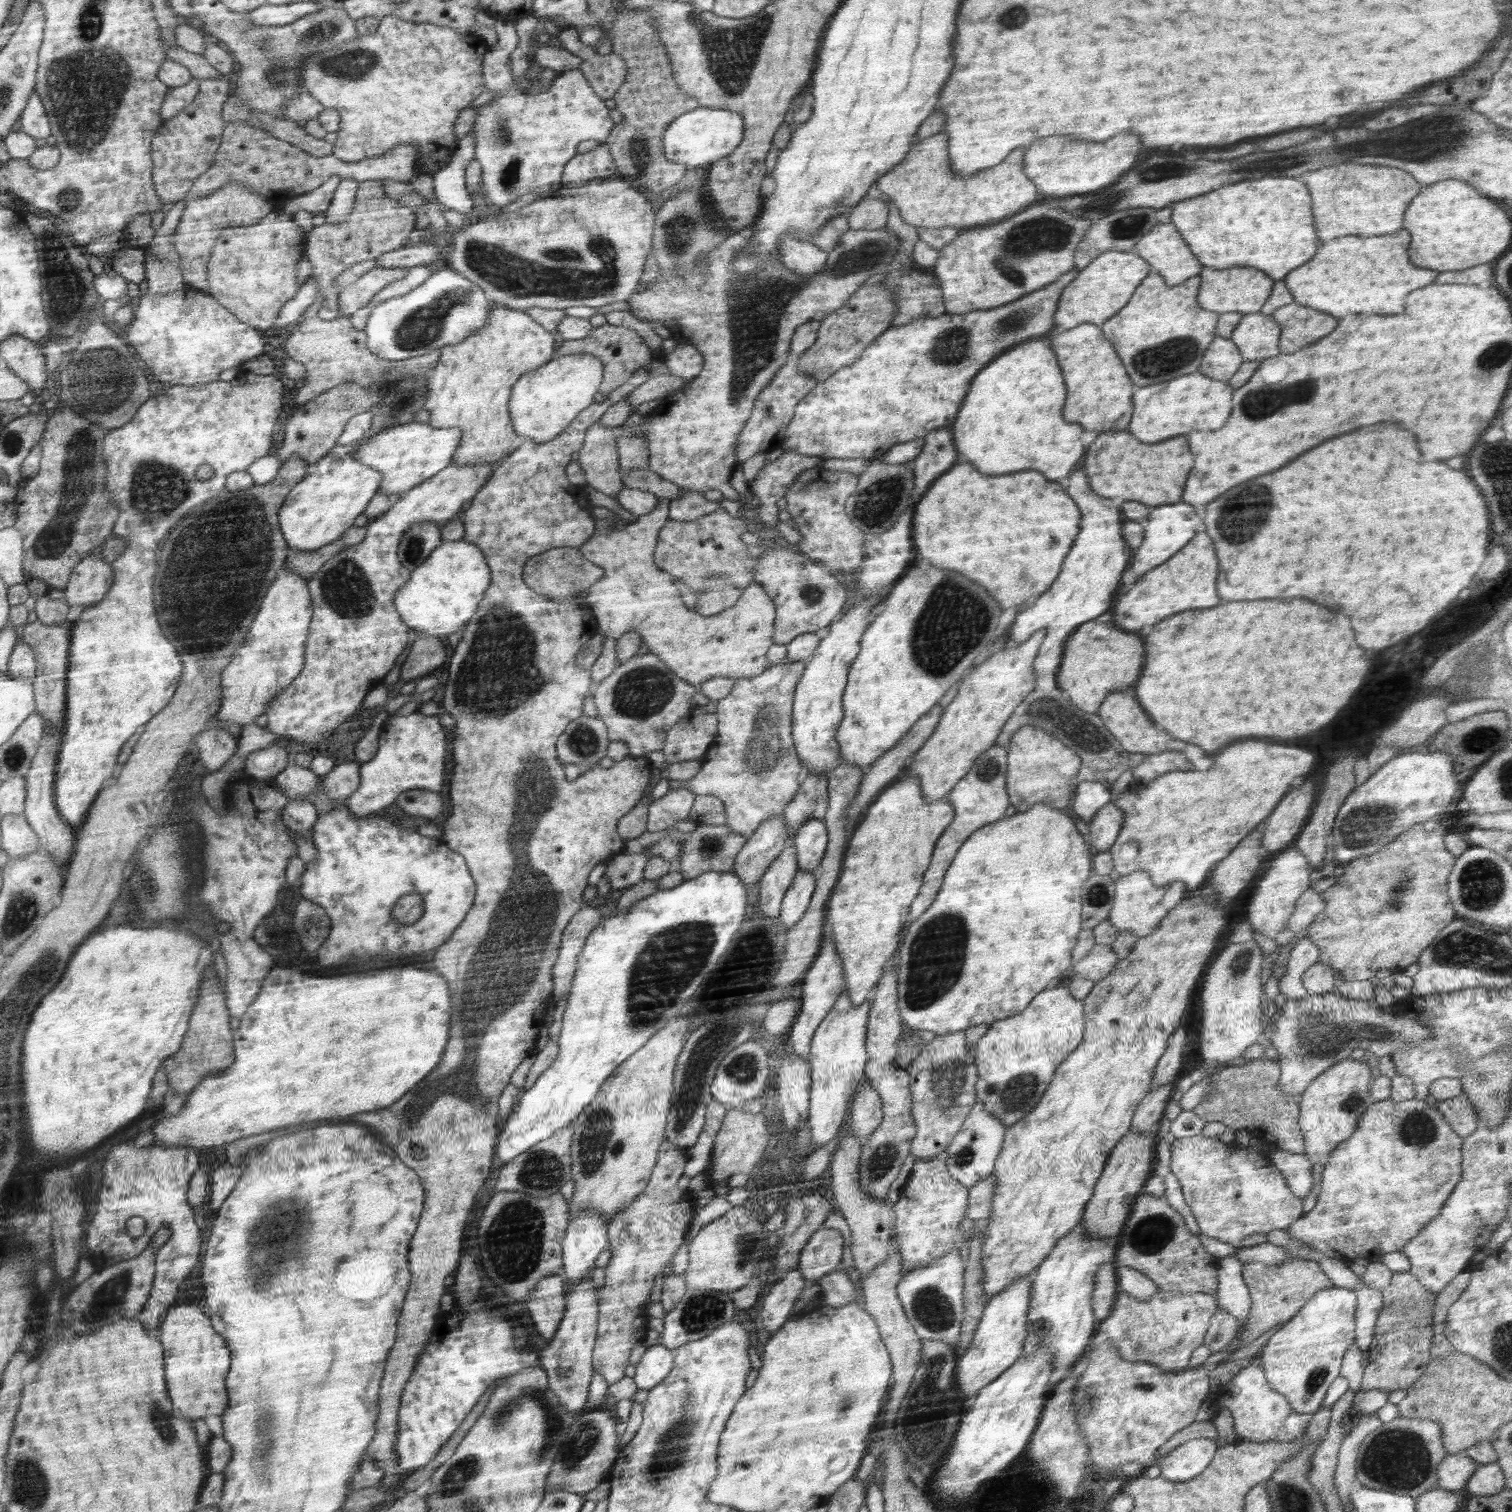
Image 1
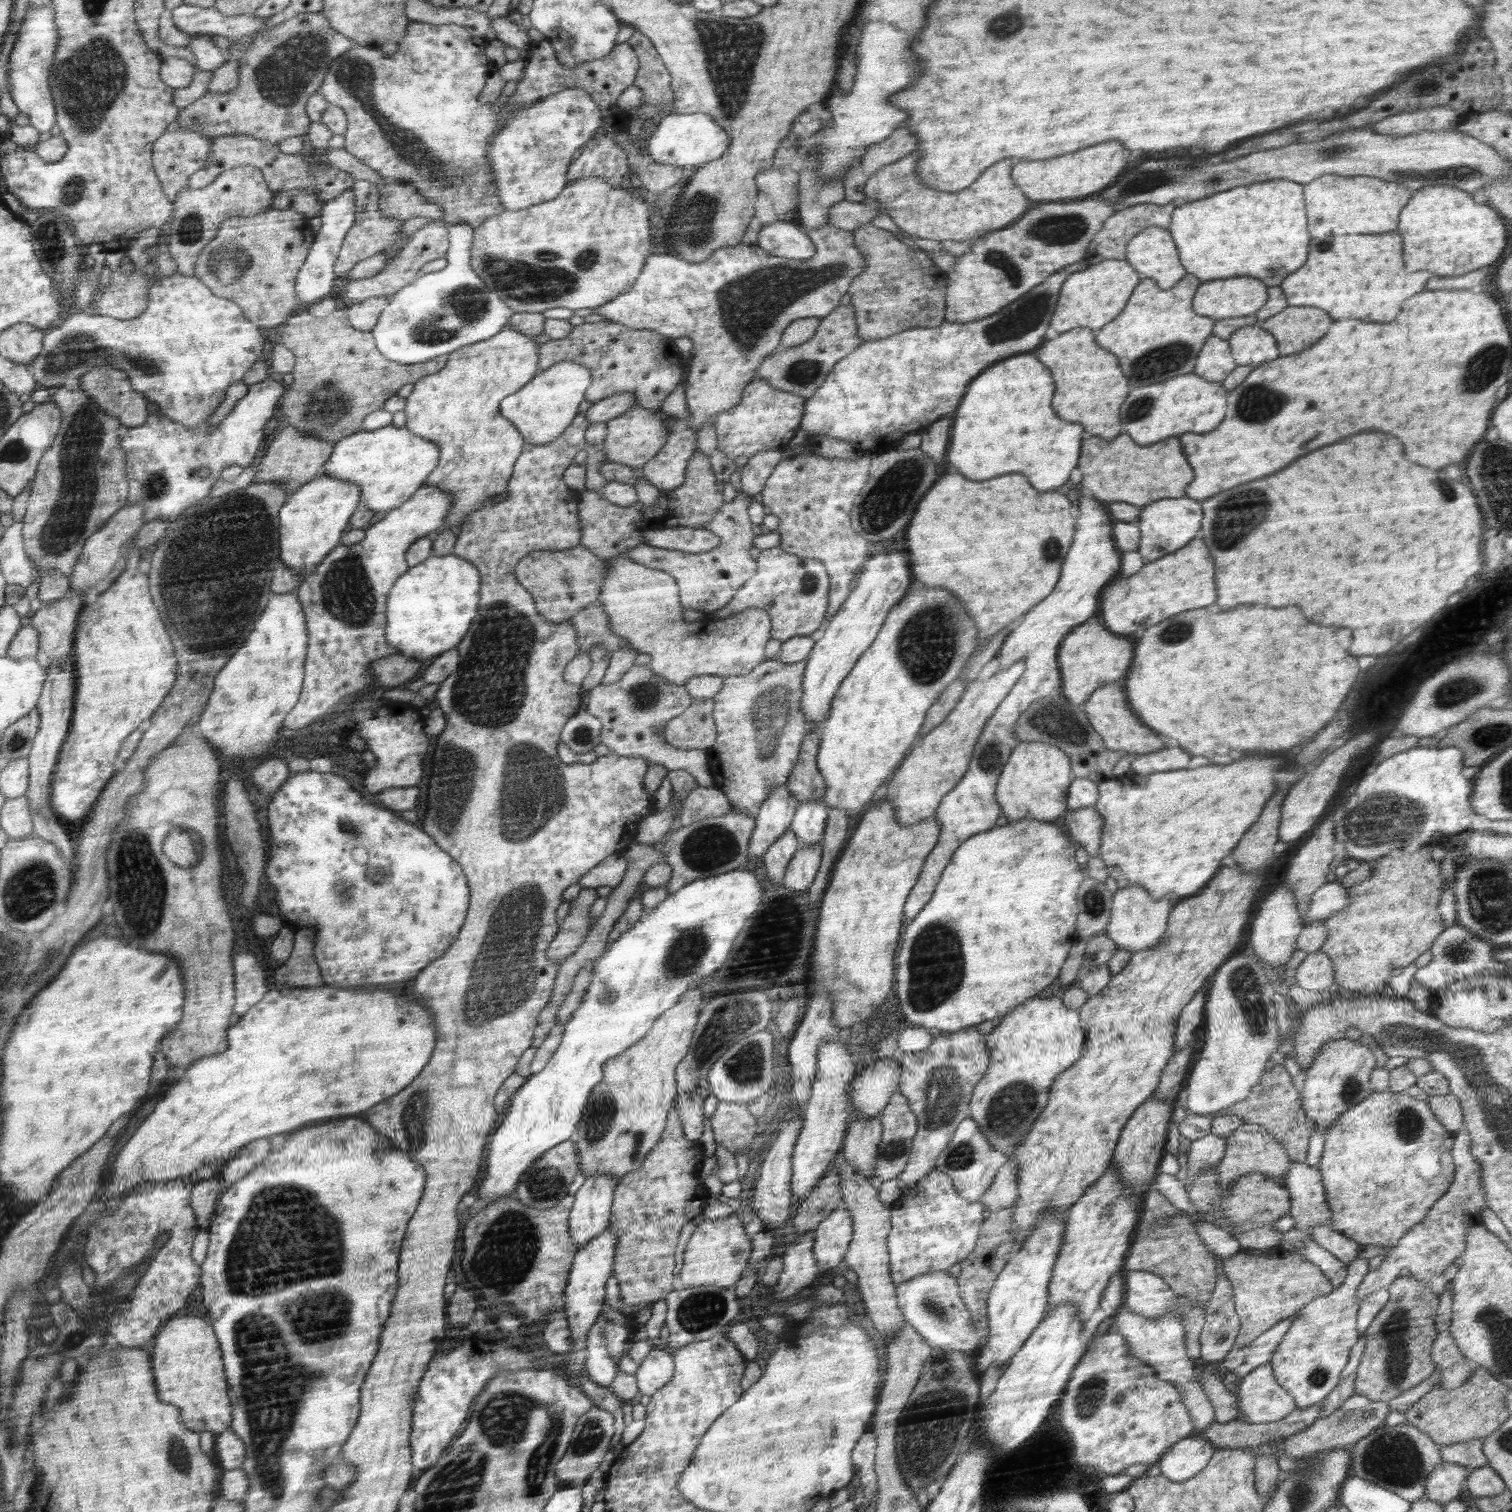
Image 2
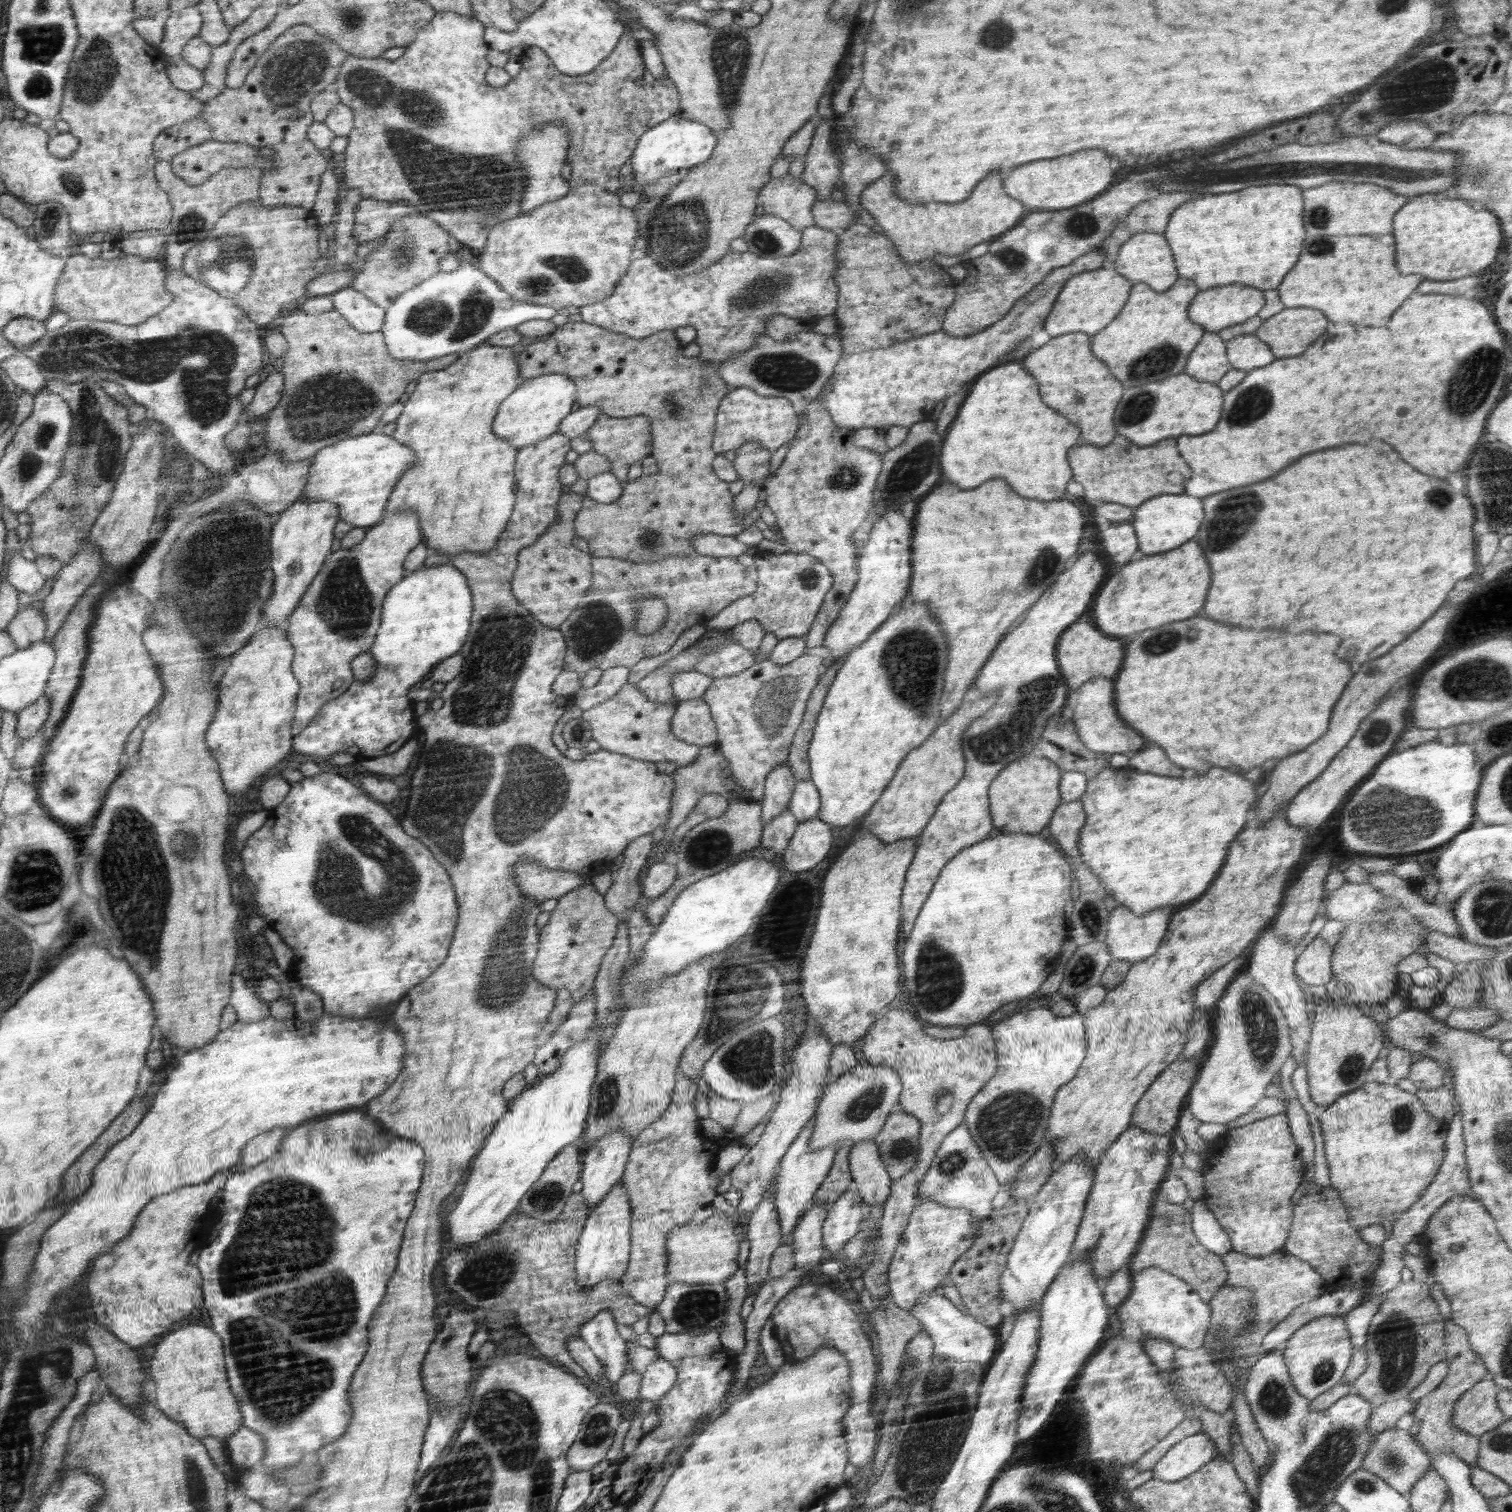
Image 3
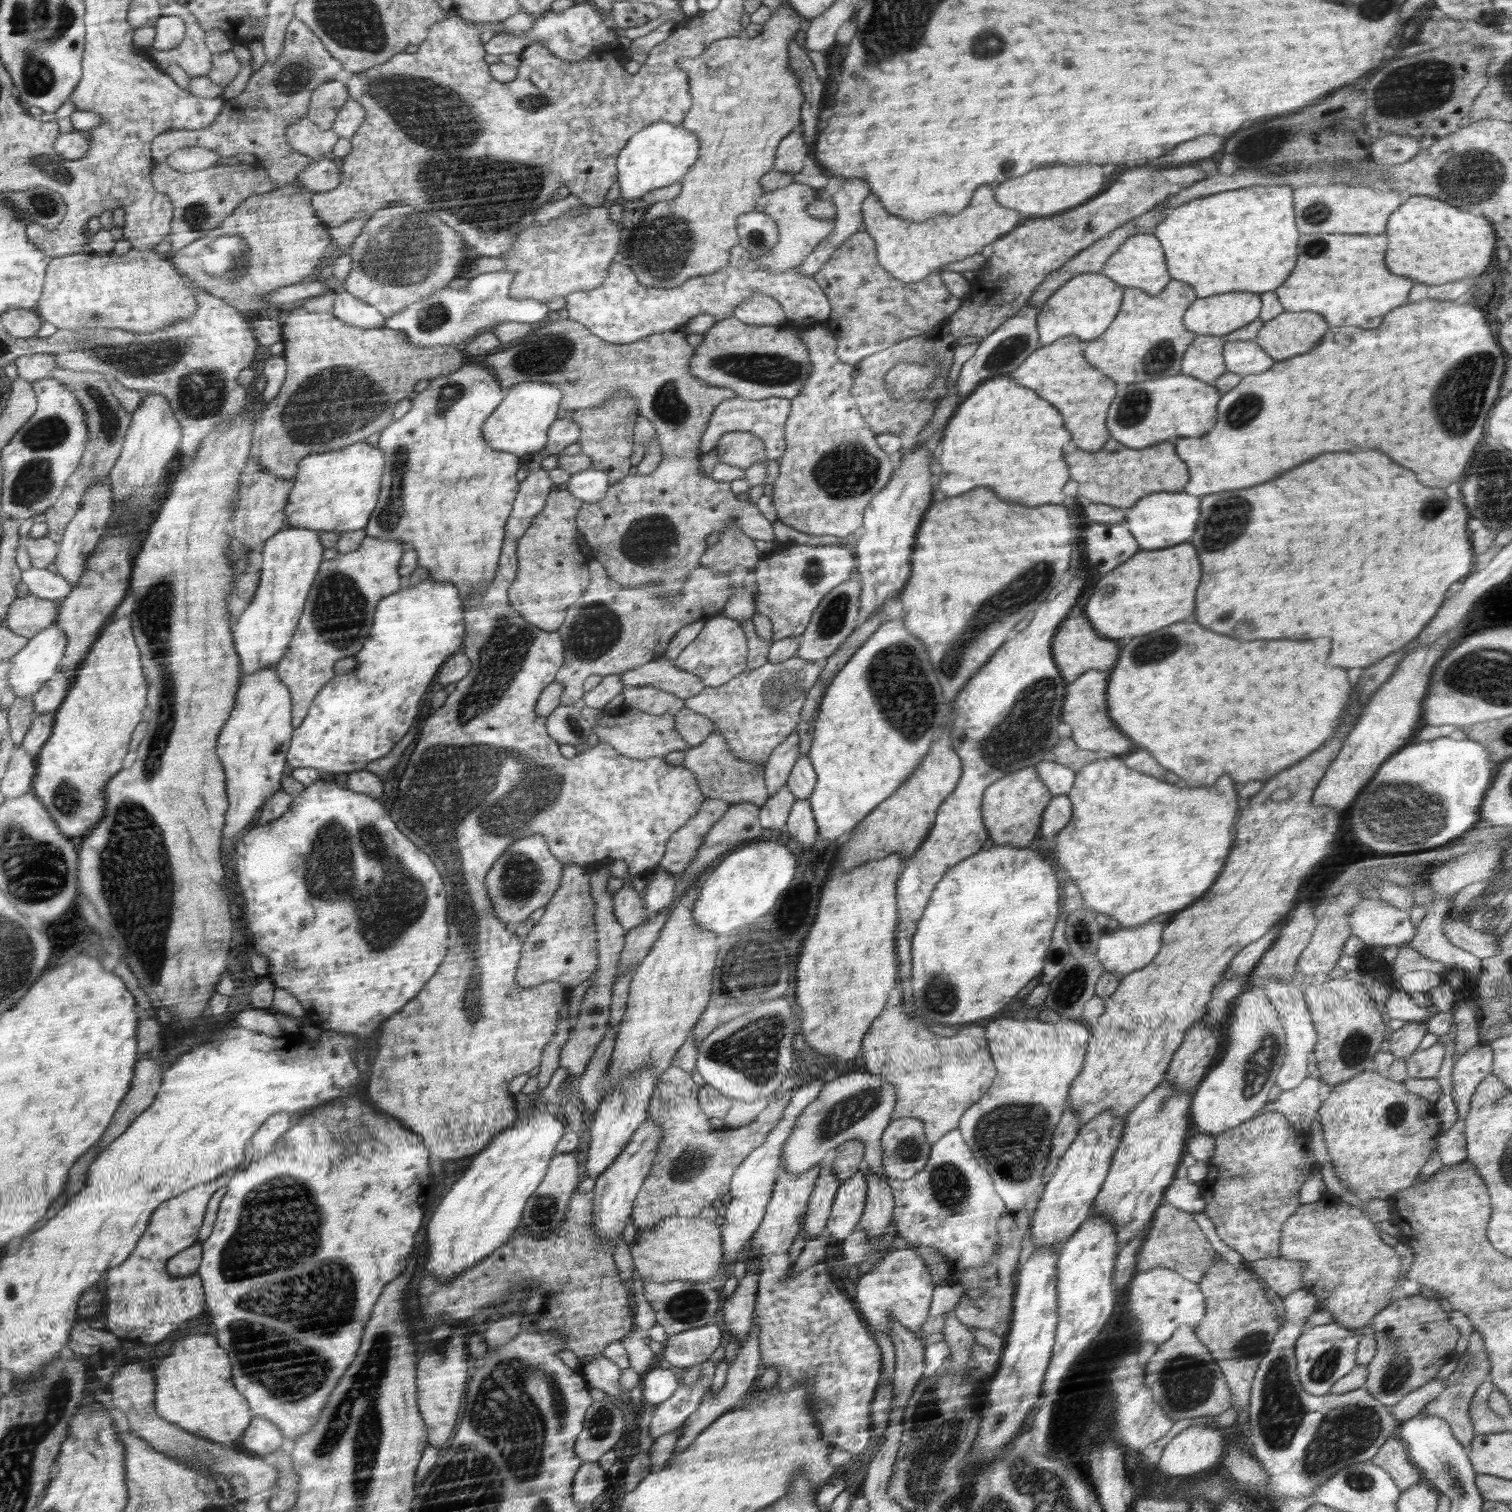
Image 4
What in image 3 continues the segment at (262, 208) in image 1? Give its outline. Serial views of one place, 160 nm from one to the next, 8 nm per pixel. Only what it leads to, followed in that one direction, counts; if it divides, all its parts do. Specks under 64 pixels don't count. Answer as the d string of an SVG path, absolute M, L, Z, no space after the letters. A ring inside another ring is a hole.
M160 161L156 167L156 176L160 188L168 193L171 204L174 206L174 218L171 223L166 228L159 230L164 236L167 236L164 262L172 270L182 269L186 253L193 248L194 244L198 244L202 237L210 234L219 219L222 219L231 208L244 203L257 202L263 171L258 167L223 168L206 182L191 185L183 177L177 177L171 171L169 161Z

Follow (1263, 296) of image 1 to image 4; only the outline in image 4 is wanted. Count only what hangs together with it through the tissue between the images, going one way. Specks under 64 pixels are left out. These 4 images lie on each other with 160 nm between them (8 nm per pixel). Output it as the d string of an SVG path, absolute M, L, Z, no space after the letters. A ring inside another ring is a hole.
M1225 292L1224 294L1197 298L1184 314L1184 326L1197 335L1222 337L1242 328L1260 316L1262 302L1260 293Z

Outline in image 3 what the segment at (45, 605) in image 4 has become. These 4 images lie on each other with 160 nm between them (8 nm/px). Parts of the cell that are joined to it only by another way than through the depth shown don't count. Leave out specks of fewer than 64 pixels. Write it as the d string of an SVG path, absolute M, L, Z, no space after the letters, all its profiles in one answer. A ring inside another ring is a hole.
M28 605L28 608L20 609L7 631L14 637L18 648L25 649L35 642L46 639L48 629L47 614L44 610Z

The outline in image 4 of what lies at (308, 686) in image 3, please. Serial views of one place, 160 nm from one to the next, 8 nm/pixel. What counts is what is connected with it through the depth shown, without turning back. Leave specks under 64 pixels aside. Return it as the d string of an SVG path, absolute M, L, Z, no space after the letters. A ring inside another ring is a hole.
M367 536L354 552L339 554L322 562L294 638L277 665L280 679L291 691L295 728L308 716L322 688L336 676L334 662L353 657L362 650L379 602L400 590L402 582L398 563L405 550L403 540L380 540L379 537Z

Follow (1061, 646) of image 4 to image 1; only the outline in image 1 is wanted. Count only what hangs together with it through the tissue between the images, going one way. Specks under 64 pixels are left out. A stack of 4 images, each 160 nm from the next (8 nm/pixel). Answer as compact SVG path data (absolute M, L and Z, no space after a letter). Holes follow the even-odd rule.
M1109 611L1108 616L1104 613L1102 618L1089 620L1081 624L1063 644L1061 663L1056 672L1057 685L1064 690L1070 700L1082 710L1096 713L1100 703L1111 692L1123 691L1126 687L1134 686L1134 682L1140 678L1143 664L1145 663L1145 648L1136 636L1139 632L1128 632L1118 628L1114 623Z

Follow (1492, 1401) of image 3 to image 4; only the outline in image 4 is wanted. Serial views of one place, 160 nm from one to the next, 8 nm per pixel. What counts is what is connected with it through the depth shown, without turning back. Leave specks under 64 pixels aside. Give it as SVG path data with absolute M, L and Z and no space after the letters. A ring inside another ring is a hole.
M1487 1379L1476 1389L1472 1397L1469 1415L1476 1435L1506 1432L1504 1420L1489 1407L1491 1392L1495 1384Z

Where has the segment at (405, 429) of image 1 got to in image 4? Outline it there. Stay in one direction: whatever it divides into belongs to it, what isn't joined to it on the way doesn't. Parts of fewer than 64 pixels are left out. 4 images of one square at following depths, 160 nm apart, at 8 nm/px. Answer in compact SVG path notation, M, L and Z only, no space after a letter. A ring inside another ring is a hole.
M366 441L341 448L336 452L311 454L300 460L297 474L293 478L295 486L290 494L290 502L286 506L287 527L315 529L324 531L356 531L364 529L382 490L382 478L385 474L386 457L379 445L370 445Z

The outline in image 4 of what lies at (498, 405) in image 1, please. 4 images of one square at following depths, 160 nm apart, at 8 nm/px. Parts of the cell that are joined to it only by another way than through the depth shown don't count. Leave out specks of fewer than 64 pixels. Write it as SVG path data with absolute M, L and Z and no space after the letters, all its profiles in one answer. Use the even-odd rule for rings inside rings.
M482 361L466 363L448 376L431 379L428 388L411 400L411 409L386 427L380 433L378 441L379 448L383 449L386 457L385 474L375 506L376 516L372 516L372 524L367 524L368 528L363 530L367 536L379 537L380 540L403 540L406 550L416 551L417 566L427 568L429 578L450 580L452 584L456 584L465 601L473 594L484 592L495 578L499 568L500 548L504 544L504 526L510 516L518 484L521 483L514 478L518 472L518 458L515 453L492 449L488 440L481 435L482 424L507 394L508 390L501 386L499 377ZM472 478L498 478L498 492L484 492L482 496L478 496L476 492L454 492L454 484L458 480L470 482ZM446 506L454 510L452 514L460 512L462 516L456 514L454 518L450 518Z

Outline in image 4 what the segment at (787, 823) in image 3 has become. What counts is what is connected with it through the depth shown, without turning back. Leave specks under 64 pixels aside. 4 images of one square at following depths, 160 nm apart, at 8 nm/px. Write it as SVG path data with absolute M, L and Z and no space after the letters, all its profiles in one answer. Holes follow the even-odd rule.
M788 786L780 788L776 794L770 794L770 799L759 808L759 821L763 830L786 829L789 810L794 806L795 798Z

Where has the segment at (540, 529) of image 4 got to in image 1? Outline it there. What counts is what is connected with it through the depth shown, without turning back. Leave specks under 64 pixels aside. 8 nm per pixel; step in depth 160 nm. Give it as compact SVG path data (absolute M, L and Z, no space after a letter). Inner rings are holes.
M560 547L530 557L523 566L523 580L537 593L556 602L583 603L595 582L606 573L603 568L589 561L578 547Z

